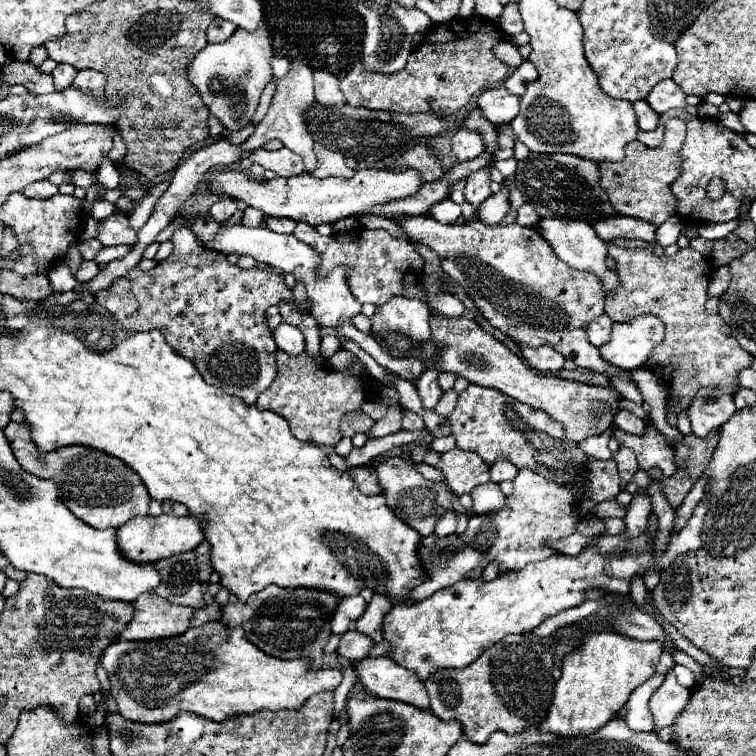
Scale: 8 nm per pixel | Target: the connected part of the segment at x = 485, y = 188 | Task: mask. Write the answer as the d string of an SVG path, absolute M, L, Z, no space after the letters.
M483 167L483 169L469 173L467 185L465 185L465 199L473 205L479 205L491 195L489 183L491 183L491 167Z

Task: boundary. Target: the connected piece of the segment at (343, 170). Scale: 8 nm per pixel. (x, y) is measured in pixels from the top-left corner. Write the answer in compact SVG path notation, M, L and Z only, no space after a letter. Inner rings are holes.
M315 145L317 169L311 171L313 177L351 177L355 171L345 165L345 155L339 151L331 151L323 145Z

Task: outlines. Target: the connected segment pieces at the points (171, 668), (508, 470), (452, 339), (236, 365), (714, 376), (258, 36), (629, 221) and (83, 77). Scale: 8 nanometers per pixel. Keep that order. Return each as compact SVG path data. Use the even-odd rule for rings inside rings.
M203 623L201 627L189 629L187 633L151 639L151 641L117 641L105 649L103 667L111 681L111 695L117 701L119 713L135 723L165 723L177 713L189 711L213 721L225 721L237 715L249 715L261 709L299 709L303 703L321 691L335 691L343 679L339 669L313 669L309 659L277 659L245 639L243 629L227 627L223 623Z
M499 459L489 467L489 473L491 473L491 481L501 483L505 479L513 479L517 475L517 469L507 459Z
M431 313L429 325L431 325L429 343L415 345L407 339L407 335L399 331L385 333L387 337L385 343L389 345L391 351L399 351L399 353L411 351L419 355L421 351L419 361L423 363L425 369L435 367L439 373L453 373L453 375L465 377L469 383L497 389L521 403L527 403L535 409L545 411L549 417L563 423L565 435L575 443L581 443L593 435L601 435L613 425L613 417L619 411L619 405L617 405L619 393L615 389L591 387L585 383L567 381L555 375L535 371L521 357L517 357L511 349L507 349L503 343L499 343L489 333L485 333L475 321L467 317L447 317L447 315Z
M189 229L177 231L171 241L173 251L165 261L157 263L157 267L153 267L151 271L143 271L139 267L131 269L115 285L99 291L95 295L97 303L109 309L123 323L125 329L131 331L159 329L175 353L193 361L197 371L203 375L205 383L215 385L229 395L241 397L245 403L255 403L259 393L263 393L277 377L275 367L277 345L271 337L263 313L267 311L267 307L279 305L281 301L295 303L293 291L285 285L283 275L279 273L271 273L257 267L239 269L237 265L231 265L223 253L199 245Z
M615 243L609 245L607 255L617 261L617 273L623 279L623 289L619 289L619 293L615 293L615 297L605 299L605 313L613 321L629 321L629 319L637 317L639 313L651 313L651 315L657 315L665 323L665 339L661 341L659 349L655 349L655 353L651 353L651 357L647 361L647 369L653 369L671 385L669 393L675 399L673 411L677 413L681 409L687 409L691 399L703 385L721 387L721 389L727 389L731 395L735 395L735 391L737 391L735 377L737 377L739 369L745 369L751 365L751 355L743 347L739 347L739 343L731 335L731 329L727 327L725 321L721 321L719 315L705 313L703 305L707 301L707 283L709 283L709 275L713 271L711 259L701 257L691 247L679 249L673 257L667 257L667 255L659 257L651 249L625 249Z
M261 21L257 31L247 31L237 27L237 31L229 37L229 41L219 45L207 45L203 51L197 53L187 73L191 83L199 89L209 111L229 131L235 131L251 121L263 89L273 79L271 59L273 59L271 33L267 25Z
M607 217L607 219L599 219L593 223L595 233L605 241L611 243L615 239L643 239L643 241L655 241L655 229L653 225L645 223L643 219L633 219L633 217Z
M79 71L73 85L81 87L81 89L91 89L95 93L103 93L105 89L105 75L101 75L99 71Z

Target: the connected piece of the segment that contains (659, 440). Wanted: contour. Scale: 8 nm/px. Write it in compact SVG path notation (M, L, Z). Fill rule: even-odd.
M651 425L647 427L647 433L641 437L615 429L615 439L619 441L619 445L625 445L635 451L641 469L647 471L649 467L659 467L665 477L669 477L675 471L673 453L671 453L671 447L669 447L665 435L655 431Z

